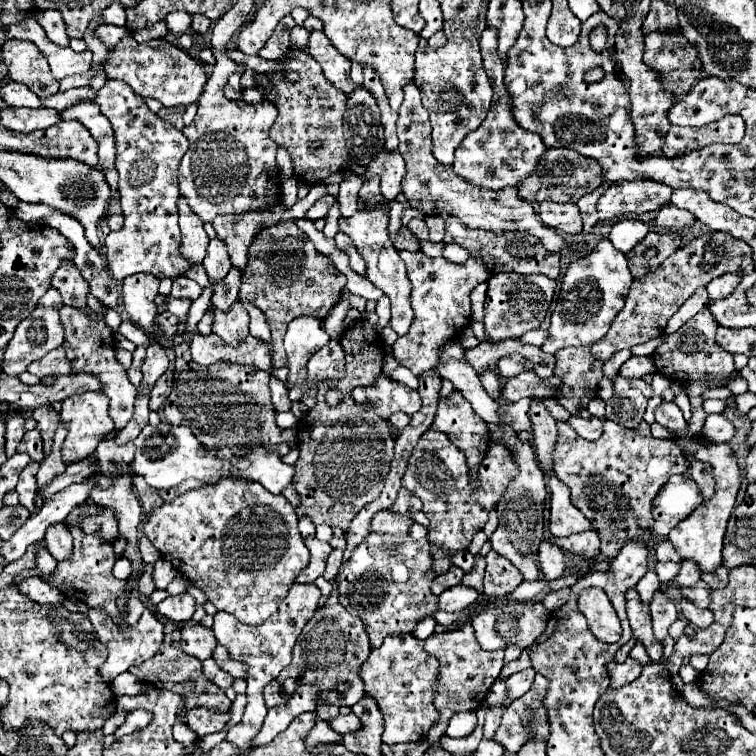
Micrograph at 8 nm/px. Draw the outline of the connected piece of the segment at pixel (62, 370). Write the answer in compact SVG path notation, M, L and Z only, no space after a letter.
M57 347L55 351L49 351L43 359L31 363L31 367L27 369L29 373L37 375L39 379L43 377L59 377L59 375L67 375L71 373L71 363L65 359L63 347Z

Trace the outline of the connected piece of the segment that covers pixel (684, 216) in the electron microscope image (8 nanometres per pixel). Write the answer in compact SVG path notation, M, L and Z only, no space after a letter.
M671 205L659 209L657 217L653 219L653 225L663 227L665 231L681 231L683 227L691 227L693 223L695 223L695 215L691 215L691 211Z

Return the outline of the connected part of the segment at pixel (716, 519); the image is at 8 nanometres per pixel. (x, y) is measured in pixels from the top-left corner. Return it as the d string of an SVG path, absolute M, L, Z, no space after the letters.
M689 441L687 447L691 453L695 453L697 459L709 461L713 465L717 489L715 489L715 495L711 501L701 503L687 519L683 519L683 523L679 523L675 527L675 531L669 533L669 541L673 543L673 547L681 555L681 559L695 559L701 567L701 571L715 571L721 565L723 535L725 535L727 521L729 521L733 505L735 505L739 485L741 485L741 471L739 471L739 463L733 455L733 449L727 443L711 443L711 445L705 443L705 445L701 445L697 441Z

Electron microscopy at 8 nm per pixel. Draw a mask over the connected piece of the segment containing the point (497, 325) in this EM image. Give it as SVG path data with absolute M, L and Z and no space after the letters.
M495 273L489 277L489 291L485 301L485 333L497 343L501 339L521 337L523 333L539 327L553 301L555 281L543 275L519 275L519 273Z

